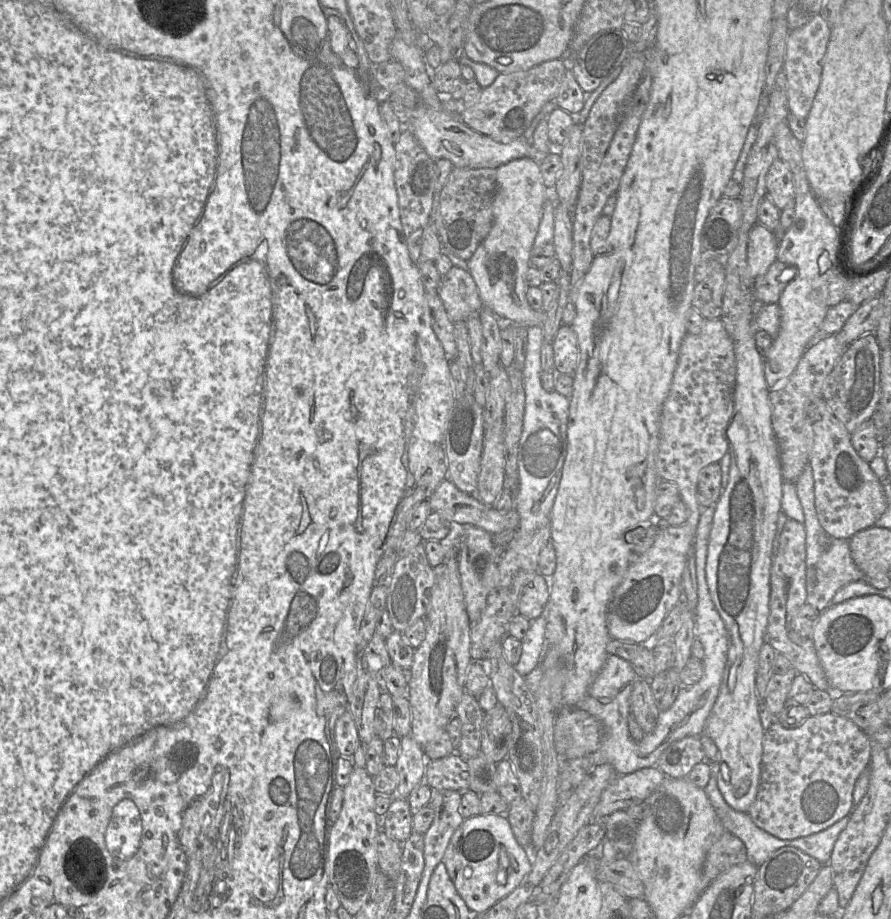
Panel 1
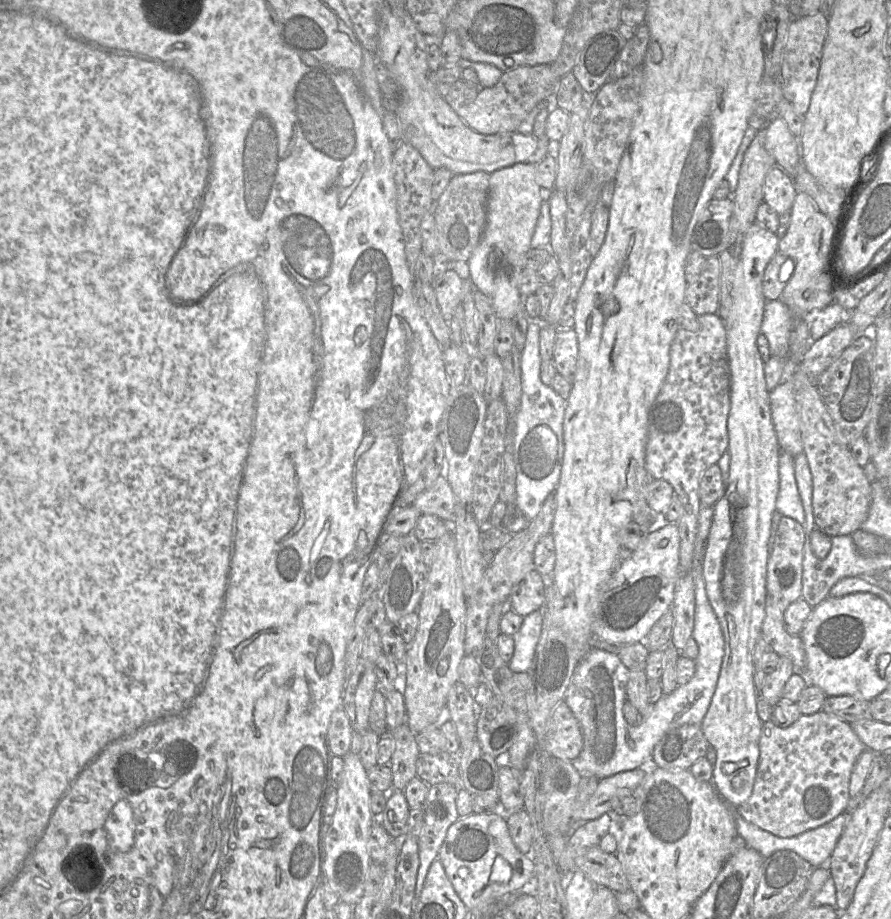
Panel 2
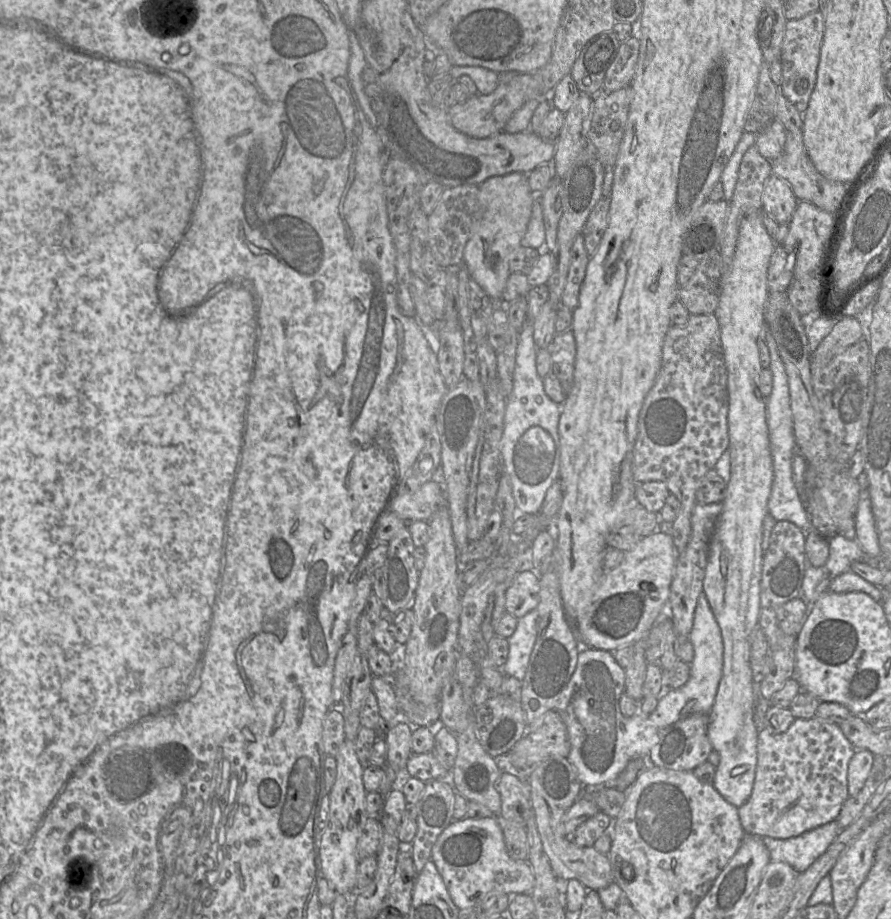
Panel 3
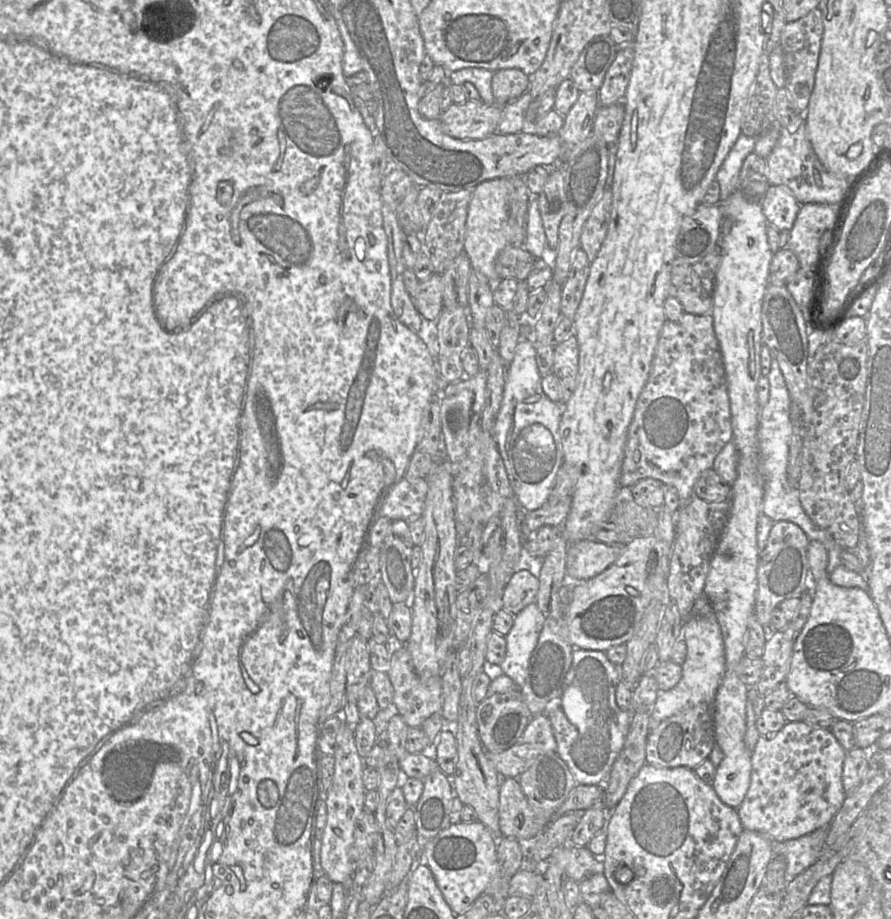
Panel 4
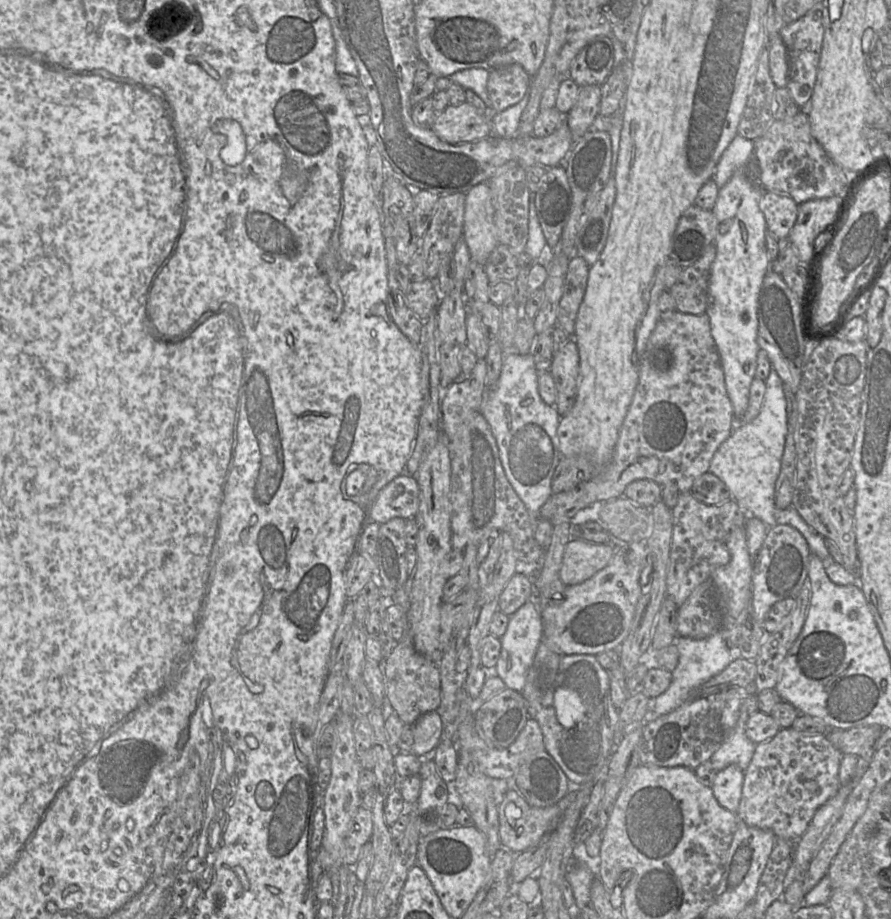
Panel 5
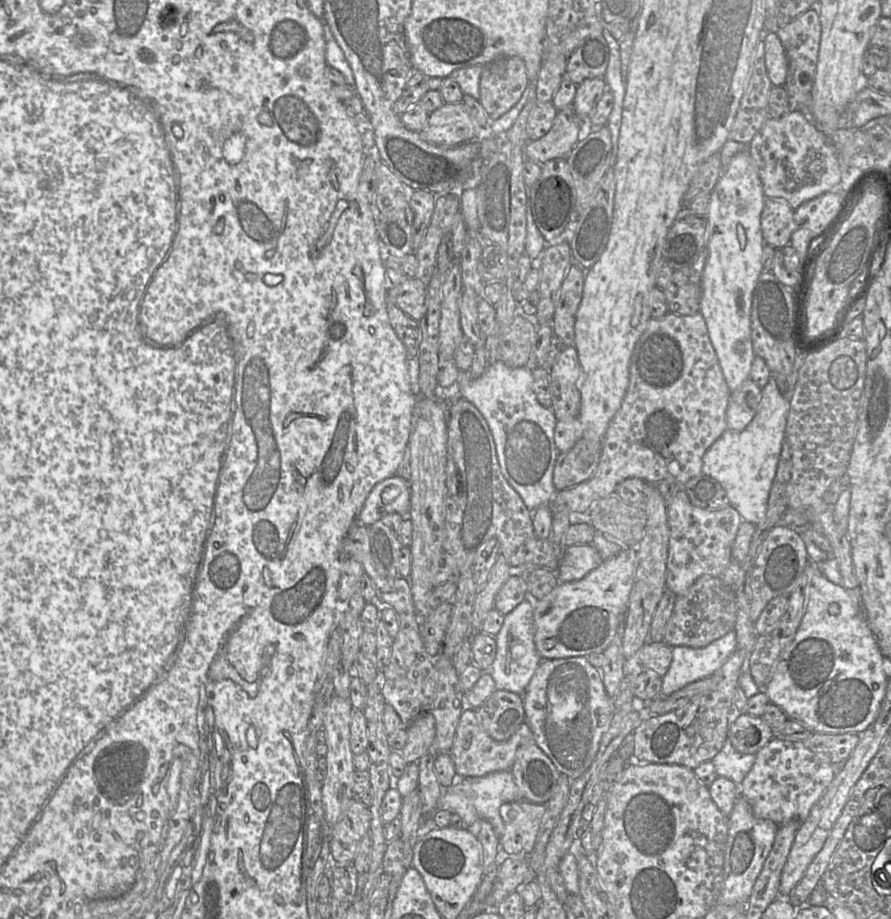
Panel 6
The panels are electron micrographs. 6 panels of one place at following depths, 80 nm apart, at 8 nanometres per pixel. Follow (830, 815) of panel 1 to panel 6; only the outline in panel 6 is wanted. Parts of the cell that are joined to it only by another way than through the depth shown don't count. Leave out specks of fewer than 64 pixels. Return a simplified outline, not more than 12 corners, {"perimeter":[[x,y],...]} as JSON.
{"perimeter":[[773,738],[740,785],[755,816],[802,823],[838,766]]}

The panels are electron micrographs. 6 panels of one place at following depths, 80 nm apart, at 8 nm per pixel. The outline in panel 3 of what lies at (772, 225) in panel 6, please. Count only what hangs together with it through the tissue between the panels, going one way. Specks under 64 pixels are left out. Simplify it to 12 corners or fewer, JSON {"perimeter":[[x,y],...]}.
{"perimeter":[[766,179],[762,210],[789,224],[798,202],[791,186]]}

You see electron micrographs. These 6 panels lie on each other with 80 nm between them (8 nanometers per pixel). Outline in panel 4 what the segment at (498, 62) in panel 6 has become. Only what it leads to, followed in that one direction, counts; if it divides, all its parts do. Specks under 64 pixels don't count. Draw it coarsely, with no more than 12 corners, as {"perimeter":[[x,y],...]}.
{"perimeter":[[517,68],[495,71],[495,103],[506,105],[528,91],[529,76]]}

